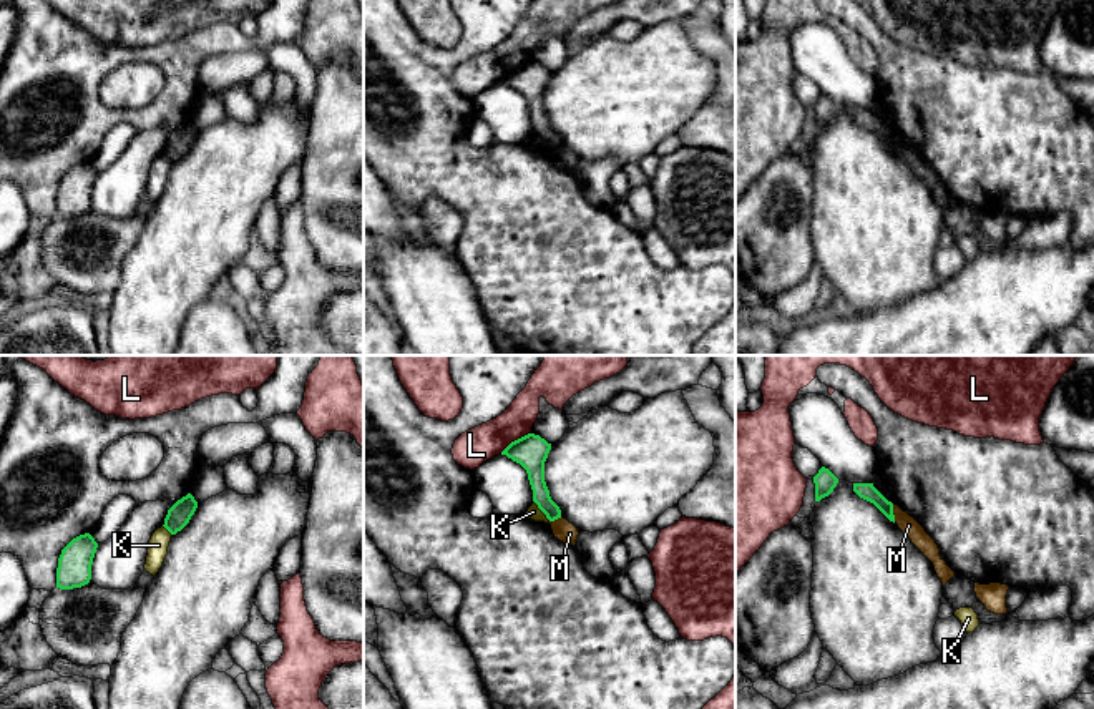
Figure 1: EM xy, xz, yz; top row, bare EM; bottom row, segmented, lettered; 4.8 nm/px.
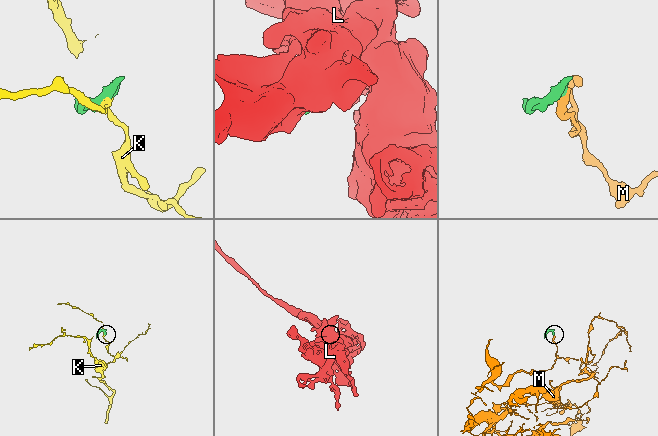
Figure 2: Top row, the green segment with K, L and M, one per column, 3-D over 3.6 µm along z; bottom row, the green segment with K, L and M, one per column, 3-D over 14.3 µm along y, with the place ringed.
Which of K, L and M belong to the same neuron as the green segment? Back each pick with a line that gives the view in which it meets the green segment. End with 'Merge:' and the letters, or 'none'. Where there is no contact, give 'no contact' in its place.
Merge: none

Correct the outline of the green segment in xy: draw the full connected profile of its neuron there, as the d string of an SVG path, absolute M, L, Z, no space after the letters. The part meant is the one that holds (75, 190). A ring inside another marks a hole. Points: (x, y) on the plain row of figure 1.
M90 161L73 166L58 186L56 216L81 216L91 208L91 193L98 171Z

